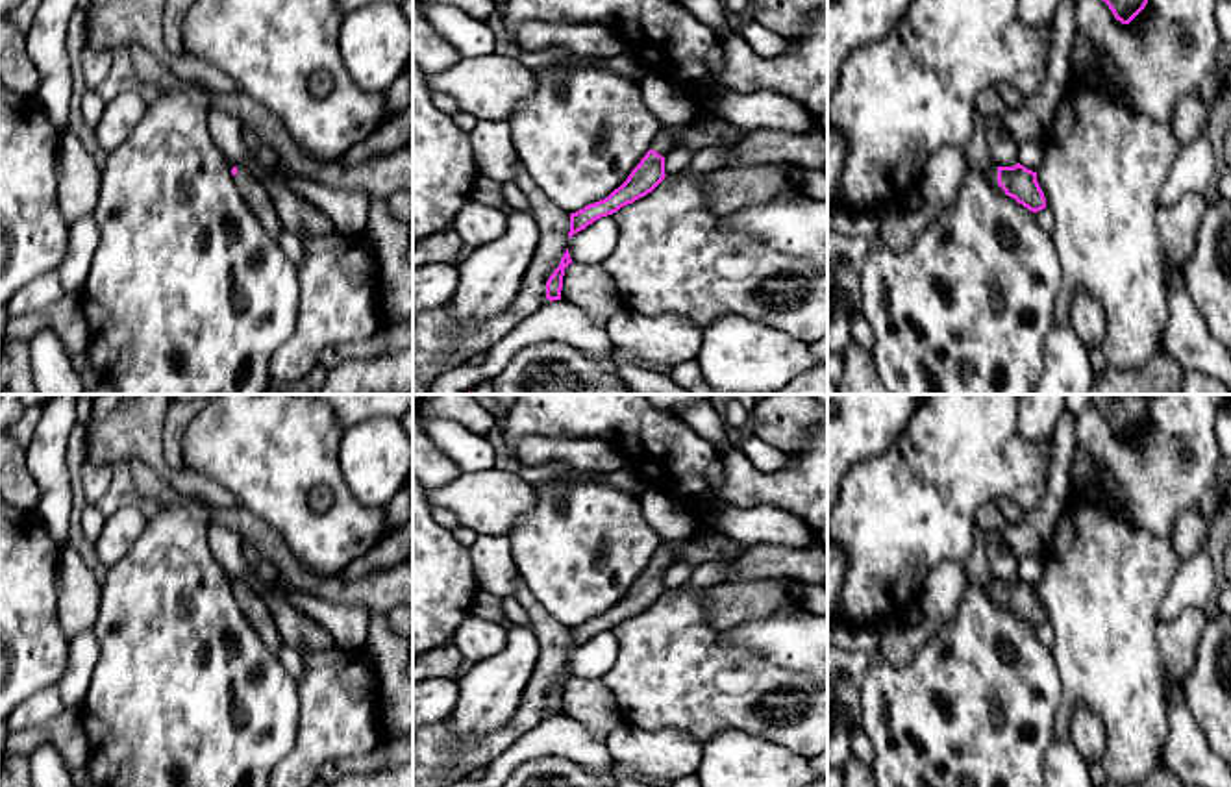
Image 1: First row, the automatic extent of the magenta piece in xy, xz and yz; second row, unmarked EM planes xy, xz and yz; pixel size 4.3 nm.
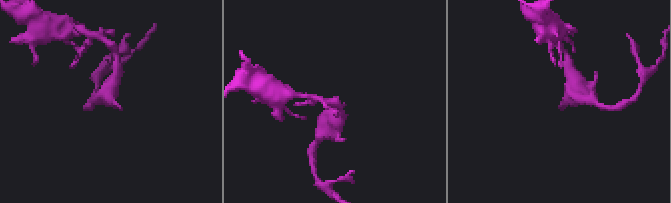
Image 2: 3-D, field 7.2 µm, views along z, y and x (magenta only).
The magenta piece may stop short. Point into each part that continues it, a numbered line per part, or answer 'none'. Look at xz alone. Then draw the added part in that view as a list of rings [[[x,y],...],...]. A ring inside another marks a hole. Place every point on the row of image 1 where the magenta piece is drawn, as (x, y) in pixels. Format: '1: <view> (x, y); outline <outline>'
1: xz (667, 141); outline [[[663,128],[653,139],[650,150],[655,150],[665,159],[679,146],[683,128]]]

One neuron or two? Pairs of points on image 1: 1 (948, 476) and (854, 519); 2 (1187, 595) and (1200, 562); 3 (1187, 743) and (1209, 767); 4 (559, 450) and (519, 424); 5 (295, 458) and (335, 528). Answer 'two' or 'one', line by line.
1: one
2: one
3: one
4: two
5: one

